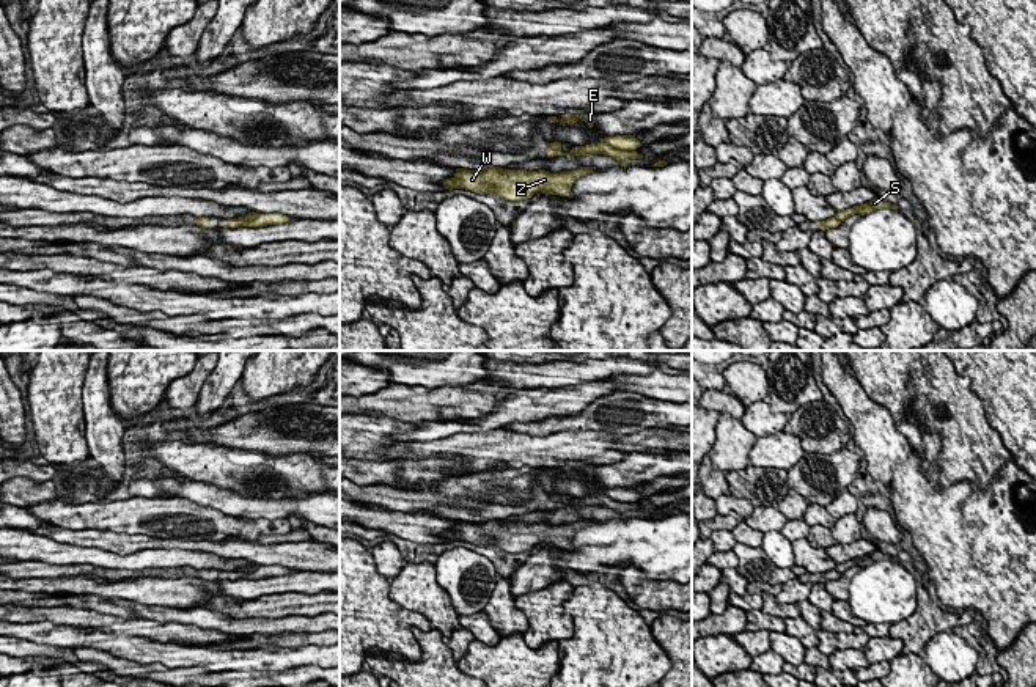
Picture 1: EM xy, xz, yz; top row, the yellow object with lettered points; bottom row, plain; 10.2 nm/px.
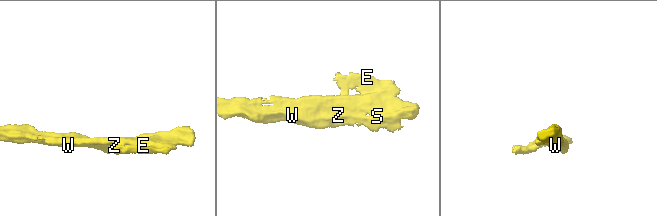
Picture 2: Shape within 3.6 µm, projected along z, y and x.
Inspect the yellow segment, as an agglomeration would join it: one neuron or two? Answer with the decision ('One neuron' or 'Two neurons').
Two neurons

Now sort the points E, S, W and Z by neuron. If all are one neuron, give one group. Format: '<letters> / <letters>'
E / S W Z

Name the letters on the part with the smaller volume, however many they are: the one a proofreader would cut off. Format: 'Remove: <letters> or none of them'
Remove: E

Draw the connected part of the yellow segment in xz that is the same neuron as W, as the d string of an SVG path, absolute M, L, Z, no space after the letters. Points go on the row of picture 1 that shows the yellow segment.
M501 167L479 170L456 168L454 176L446 179L443 187L450 192L453 189L465 189L475 193L497 195L509 201L522 201L538 192L569 197L572 182L593 170L596 170L596 167L580 167L572 171L560 173L546 170L503 170Z

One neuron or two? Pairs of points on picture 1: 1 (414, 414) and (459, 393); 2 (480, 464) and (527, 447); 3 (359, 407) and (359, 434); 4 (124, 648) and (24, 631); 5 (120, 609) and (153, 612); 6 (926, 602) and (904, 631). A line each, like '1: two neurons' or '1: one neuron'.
1: one neuron
2: one neuron
3: two neurons
4: one neuron
5: one neuron
6: one neuron

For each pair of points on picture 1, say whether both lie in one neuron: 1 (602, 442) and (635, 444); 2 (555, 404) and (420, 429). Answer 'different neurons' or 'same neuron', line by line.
1: same neuron
2: same neuron

